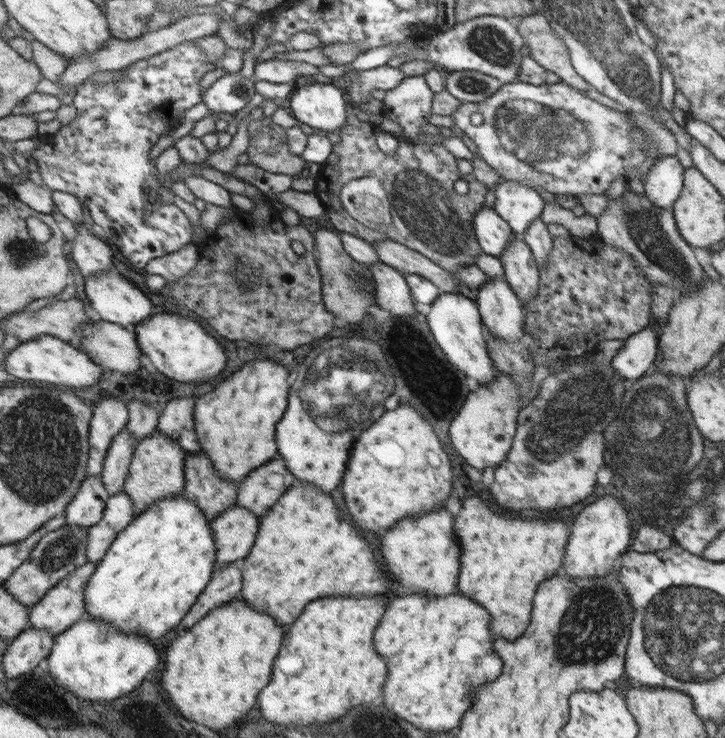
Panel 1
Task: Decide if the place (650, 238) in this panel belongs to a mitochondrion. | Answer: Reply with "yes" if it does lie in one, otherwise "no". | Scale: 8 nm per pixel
yes

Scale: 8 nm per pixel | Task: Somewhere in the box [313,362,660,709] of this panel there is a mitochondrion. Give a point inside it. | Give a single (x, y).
(592, 640)

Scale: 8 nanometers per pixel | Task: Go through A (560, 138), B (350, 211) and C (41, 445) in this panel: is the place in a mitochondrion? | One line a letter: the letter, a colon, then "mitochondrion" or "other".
A: mitochondrion
B: other
C: mitochondrion

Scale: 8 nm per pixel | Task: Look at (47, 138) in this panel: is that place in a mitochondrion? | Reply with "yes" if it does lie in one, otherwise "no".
no

